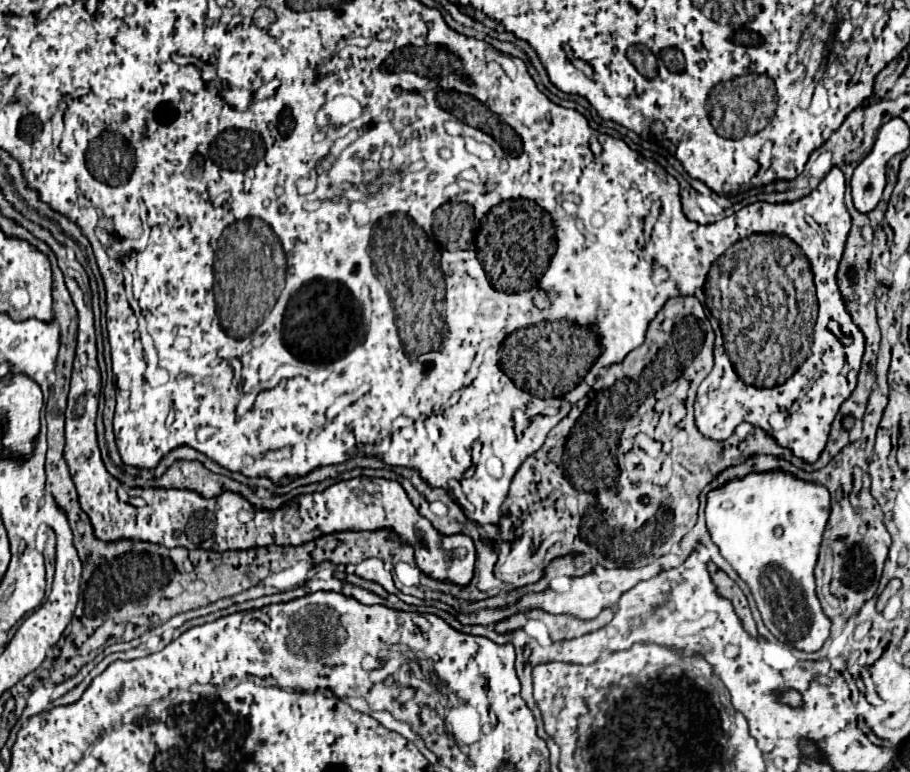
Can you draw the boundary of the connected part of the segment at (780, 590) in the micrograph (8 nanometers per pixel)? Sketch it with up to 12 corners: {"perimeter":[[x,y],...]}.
{"perimeter":[[785,472],[707,496],[707,526],[777,640],[815,652],[829,492]]}

